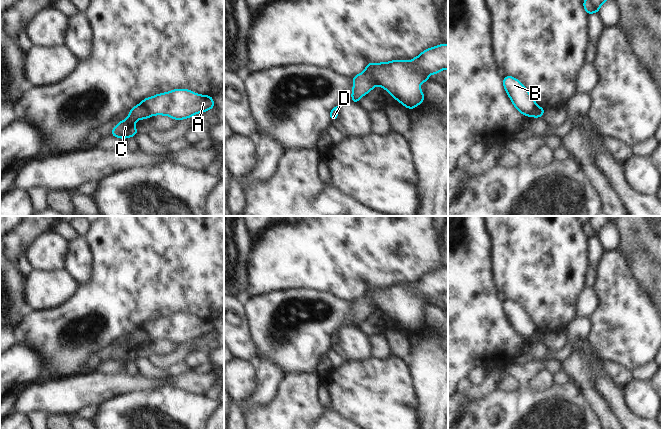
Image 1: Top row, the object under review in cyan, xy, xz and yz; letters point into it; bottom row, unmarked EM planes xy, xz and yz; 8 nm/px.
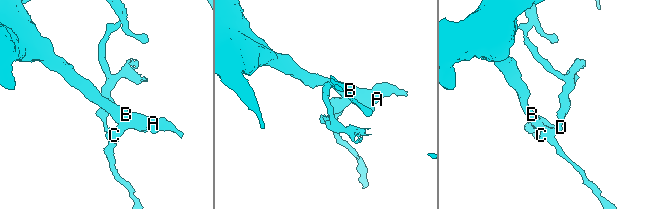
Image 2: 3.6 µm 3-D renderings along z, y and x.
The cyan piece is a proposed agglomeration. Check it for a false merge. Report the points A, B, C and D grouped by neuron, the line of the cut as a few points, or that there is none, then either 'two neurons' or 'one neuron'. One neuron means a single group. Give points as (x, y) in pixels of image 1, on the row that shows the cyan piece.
A B / C D; cut in xz along (365, 71), (374, 77), (377, 84); two neurons

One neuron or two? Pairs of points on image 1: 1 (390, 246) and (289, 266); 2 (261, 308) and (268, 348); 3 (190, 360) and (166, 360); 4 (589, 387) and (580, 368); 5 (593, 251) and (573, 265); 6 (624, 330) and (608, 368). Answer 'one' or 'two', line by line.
1: one
2: one
3: two
4: one
5: two
6: two

